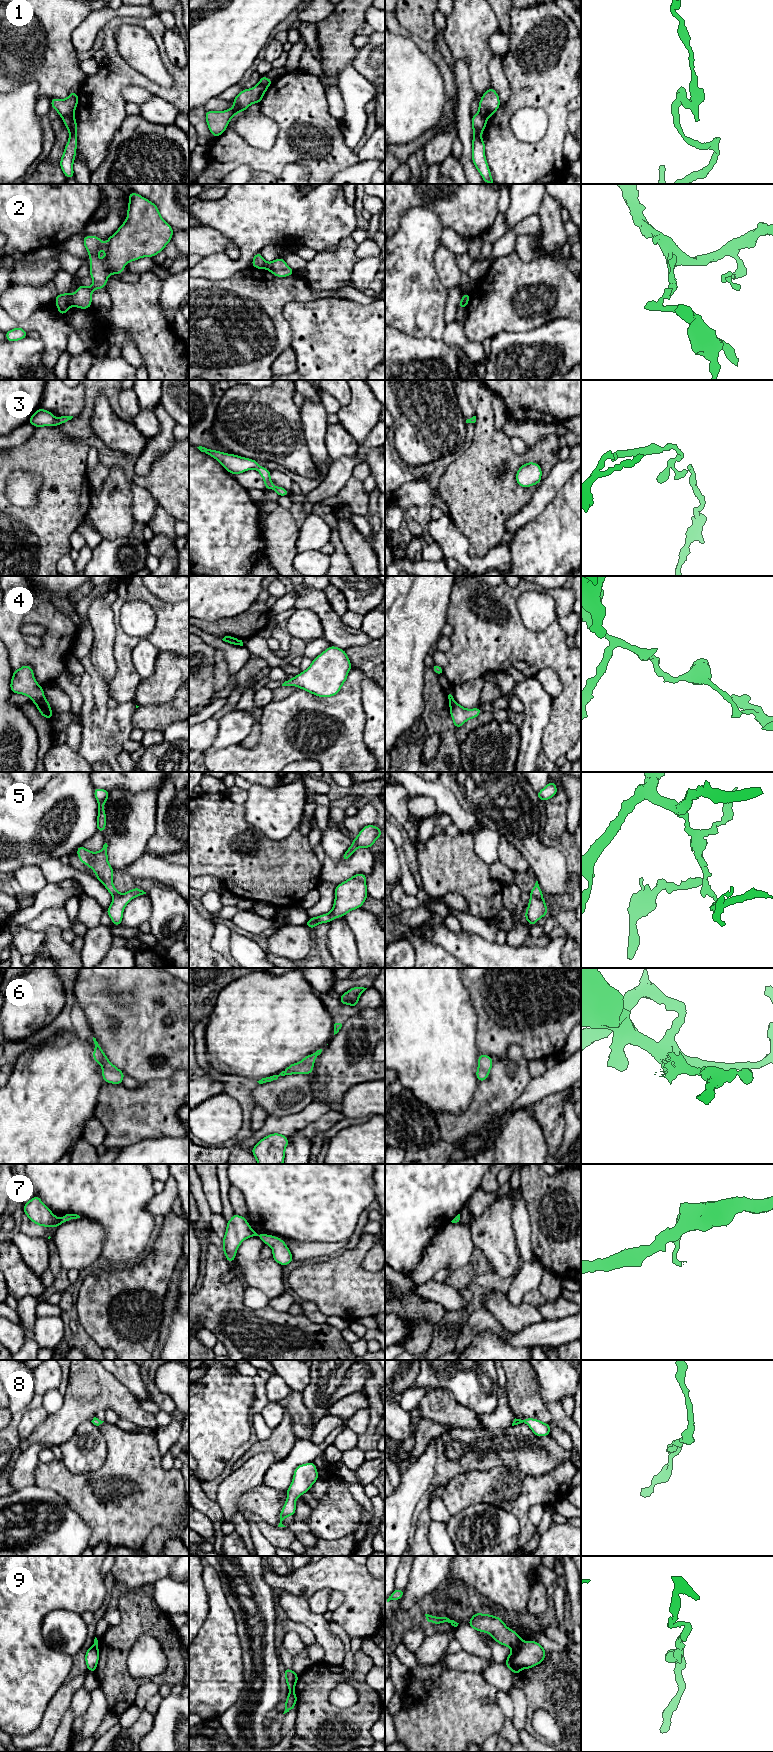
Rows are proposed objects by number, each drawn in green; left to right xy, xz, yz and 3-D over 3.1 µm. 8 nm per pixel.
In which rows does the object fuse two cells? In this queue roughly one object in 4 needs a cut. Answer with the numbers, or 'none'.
1, 2, 4, 5, 9

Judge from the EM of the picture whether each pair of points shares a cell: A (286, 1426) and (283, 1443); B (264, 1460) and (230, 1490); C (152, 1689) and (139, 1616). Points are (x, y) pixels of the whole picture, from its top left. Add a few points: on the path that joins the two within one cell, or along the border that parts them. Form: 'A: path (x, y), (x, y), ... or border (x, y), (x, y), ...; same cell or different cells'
A: path (284, 1430), (283, 1439); same cell
B: path (256, 1467), (238, 1482); same cell
C: border (149, 1679), (158, 1685); different cells

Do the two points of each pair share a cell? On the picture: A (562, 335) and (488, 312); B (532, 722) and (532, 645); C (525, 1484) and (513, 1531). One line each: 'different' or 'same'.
A: different
B: different
C: different

